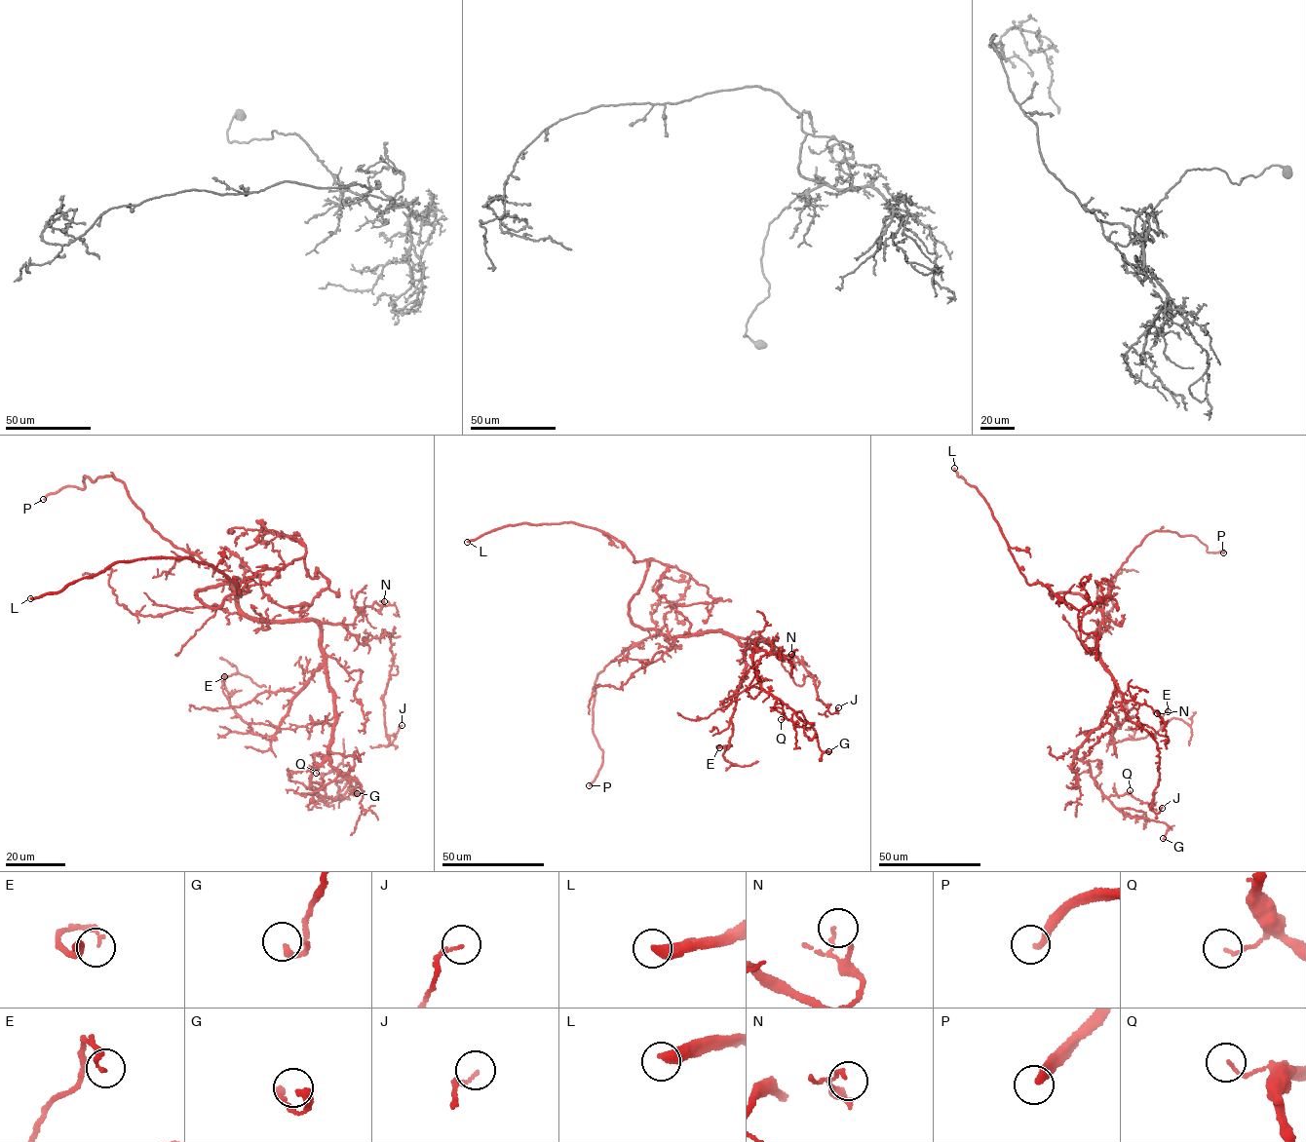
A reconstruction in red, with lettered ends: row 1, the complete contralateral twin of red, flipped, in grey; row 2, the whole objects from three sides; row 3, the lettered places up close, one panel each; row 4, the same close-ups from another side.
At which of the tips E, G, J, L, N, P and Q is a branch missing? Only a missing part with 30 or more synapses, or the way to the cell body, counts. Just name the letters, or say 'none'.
L, P

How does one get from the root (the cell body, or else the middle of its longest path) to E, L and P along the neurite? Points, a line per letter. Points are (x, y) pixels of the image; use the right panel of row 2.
E: (1101, 620), (1095, 640), (1115, 686), (1110, 709), (1118, 722), (1111, 741), (1156, 734), (1168, 711)
L: (1101, 620), (1101, 612), (1080, 594), (1068, 591), (1052, 598), (1041, 583), (1027, 584), (987, 504), (954, 468)
P: (1101, 620), (1112, 579), (1151, 533), (1169, 530), (1193, 535), (1208, 552), (1223, 552)

